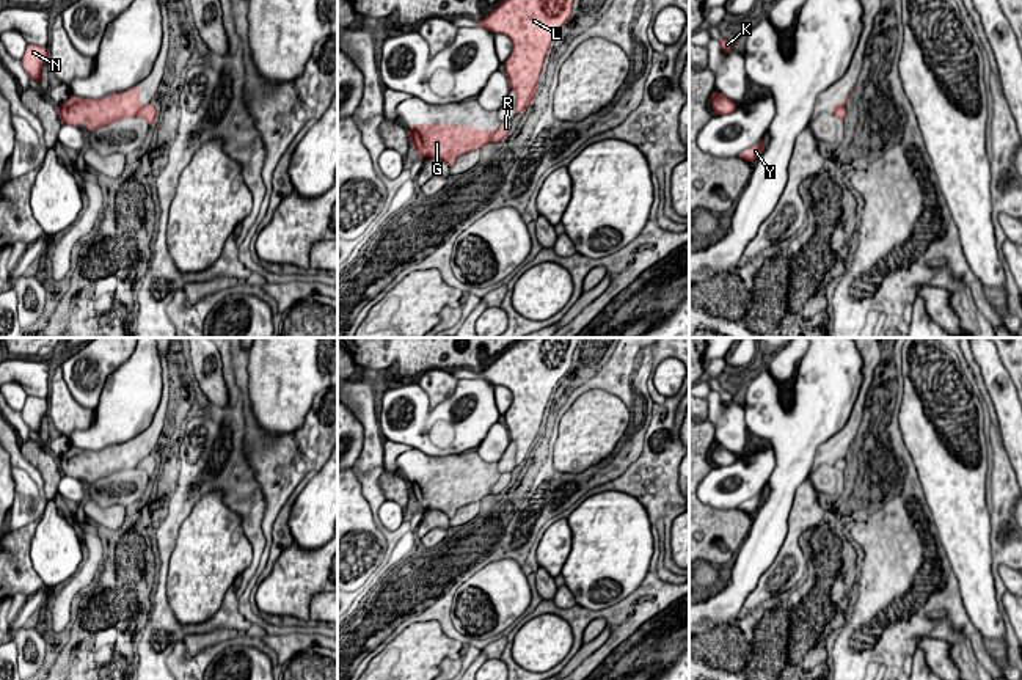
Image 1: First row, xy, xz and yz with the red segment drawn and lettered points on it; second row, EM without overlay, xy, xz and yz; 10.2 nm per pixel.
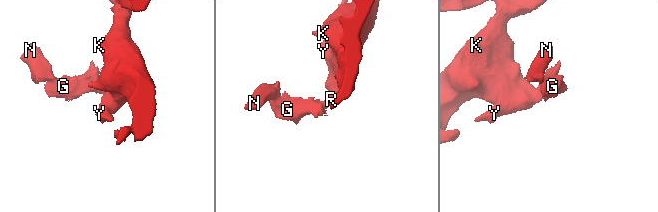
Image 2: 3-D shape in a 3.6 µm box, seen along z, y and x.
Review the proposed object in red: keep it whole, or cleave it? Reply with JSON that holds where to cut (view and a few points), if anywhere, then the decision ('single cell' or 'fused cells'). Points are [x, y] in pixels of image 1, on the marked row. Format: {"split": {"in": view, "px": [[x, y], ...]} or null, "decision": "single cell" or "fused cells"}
{"split": {"in": "xz", "px": [[496, 131], [490, 142]]}, "decision": "fused cells"}

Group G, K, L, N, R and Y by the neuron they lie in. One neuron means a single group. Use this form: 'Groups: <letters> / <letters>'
Groups: G N / K L R Y

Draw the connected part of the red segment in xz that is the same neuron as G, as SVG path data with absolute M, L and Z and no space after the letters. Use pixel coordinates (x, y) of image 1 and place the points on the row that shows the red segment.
M413 124L408 129L411 146L421 159L436 157L449 166L460 155L491 143L495 132L457 124Z

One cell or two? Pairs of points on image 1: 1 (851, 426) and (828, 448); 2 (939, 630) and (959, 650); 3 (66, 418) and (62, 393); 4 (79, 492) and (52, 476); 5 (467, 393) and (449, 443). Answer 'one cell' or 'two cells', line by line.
1: one cell
2: one cell
3: one cell
4: two cells
5: one cell

